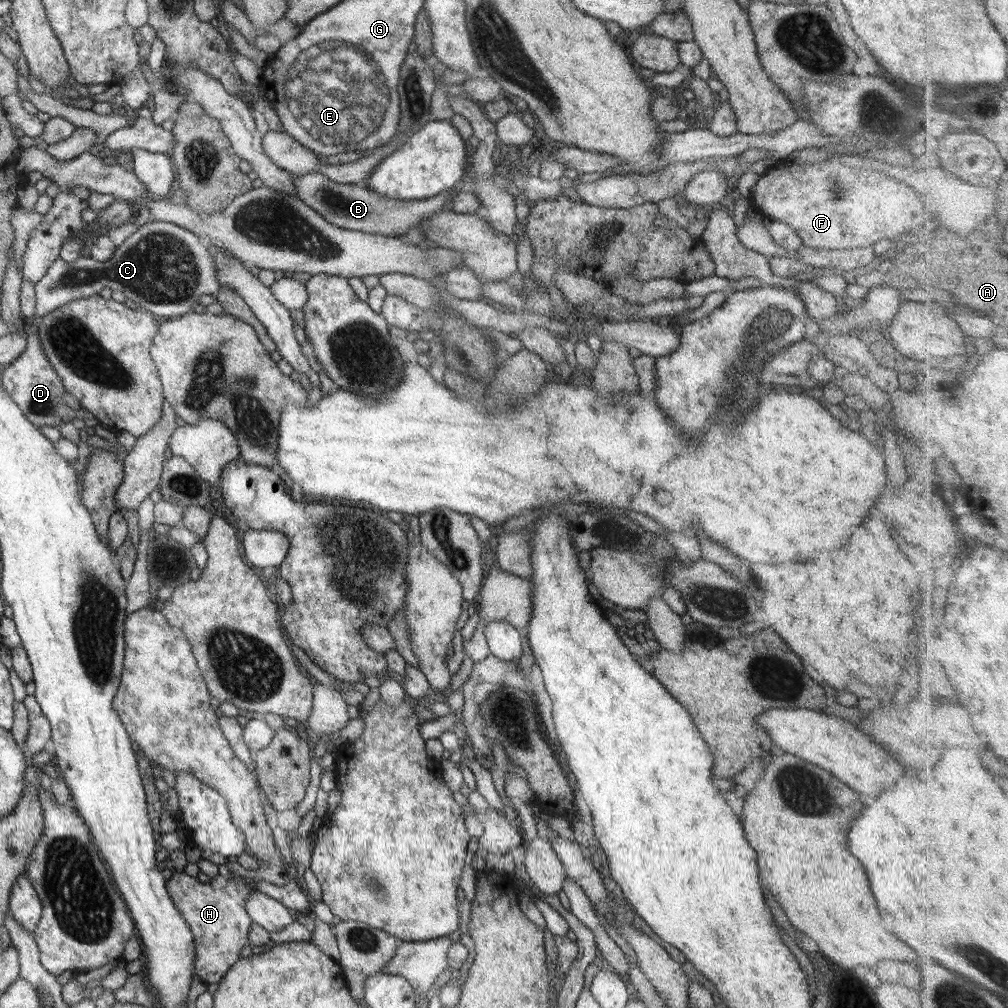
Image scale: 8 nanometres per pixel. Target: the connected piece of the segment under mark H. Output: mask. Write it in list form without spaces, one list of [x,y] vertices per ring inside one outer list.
[[[173,871],[166,882],[165,890],[192,936],[194,974],[206,985],[221,982],[225,972],[239,960],[239,950],[248,944],[252,920],[245,910],[245,901],[256,890],[254,883],[230,873],[229,879],[217,874],[206,884],[183,871]]]

